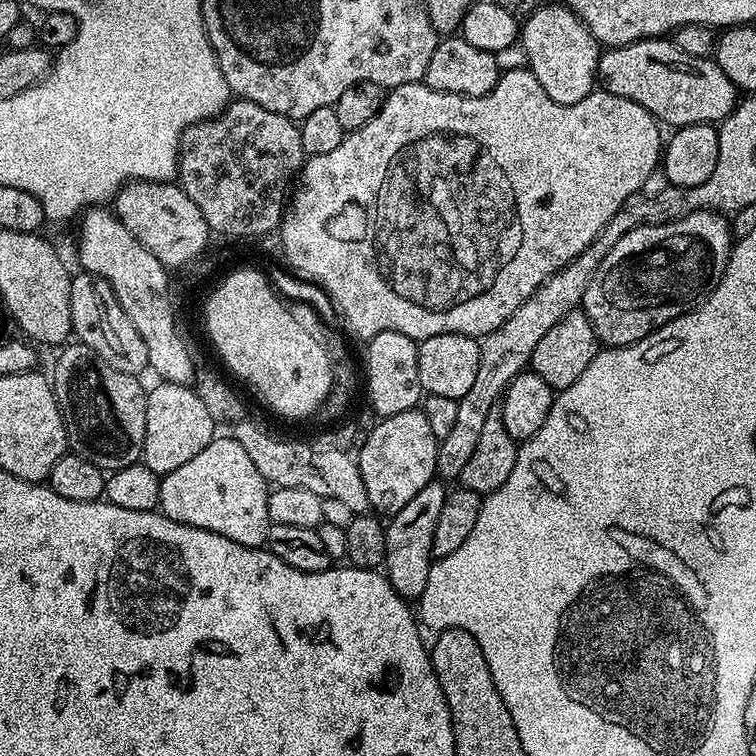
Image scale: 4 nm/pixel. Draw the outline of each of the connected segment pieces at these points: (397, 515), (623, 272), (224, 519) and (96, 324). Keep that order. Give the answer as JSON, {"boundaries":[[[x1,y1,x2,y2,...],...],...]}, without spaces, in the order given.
{"boundaries":[[[433,478,429,484,422,486,422,490,418,490,418,494,414,494,414,498,410,498,410,502,406,502,406,506,402,506,402,510,391,513,384,529,386,554,383,567,396,593,409,602,415,601,422,590,426,590,426,578,433,562,434,526,438,526,442,502,446,502,448,493,445,481]],[[691,212,665,224,630,230,602,258,582,305,601,345,621,348,646,338,666,322,695,308,722,279,734,237,721,213]],[[220,434,212,439,206,450,190,458,190,462,162,477,158,508,179,524,210,530,222,534,222,538,230,538,230,542,259,548,268,538,269,491,268,481,258,474,258,466,254,466,250,454,246,454,231,435]],[[80,270,77,273,72,276,70,286,70,318,75,339,98,353,107,364,126,374,136,376,145,371,148,368,146,342,142,342,142,334,134,330,134,322,126,318,126,310,118,306,118,298,110,282,93,272]]]}

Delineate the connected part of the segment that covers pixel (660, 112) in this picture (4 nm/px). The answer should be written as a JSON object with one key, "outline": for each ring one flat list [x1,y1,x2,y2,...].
{"outline":[[668,38,639,40,601,51,596,79,603,91,630,98,656,117,661,125,716,124,726,119,738,103,738,89,717,66,715,59,682,54]]}

